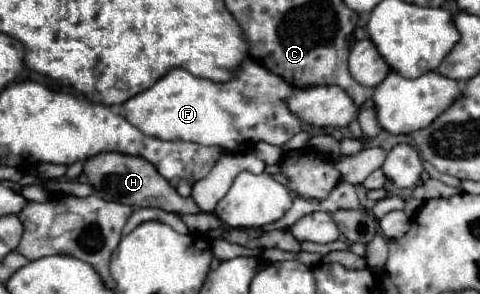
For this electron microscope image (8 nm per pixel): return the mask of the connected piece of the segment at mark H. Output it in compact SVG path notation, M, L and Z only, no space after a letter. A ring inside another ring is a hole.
M103 152L103 154L97 154L85 162L83 174L87 176L95 194L105 200L121 202L121 204L127 204L133 208L155 206L155 208L161 208L161 210L167 210L173 214L199 214L199 212L203 212L203 210L199 210L199 206L195 204L193 198L181 198L177 194L177 190L171 186L171 182L167 182L163 176L159 176L159 172L153 168L153 164L149 164L145 158L139 158L139 156ZM107 178L109 178L109 192L107 192Z

